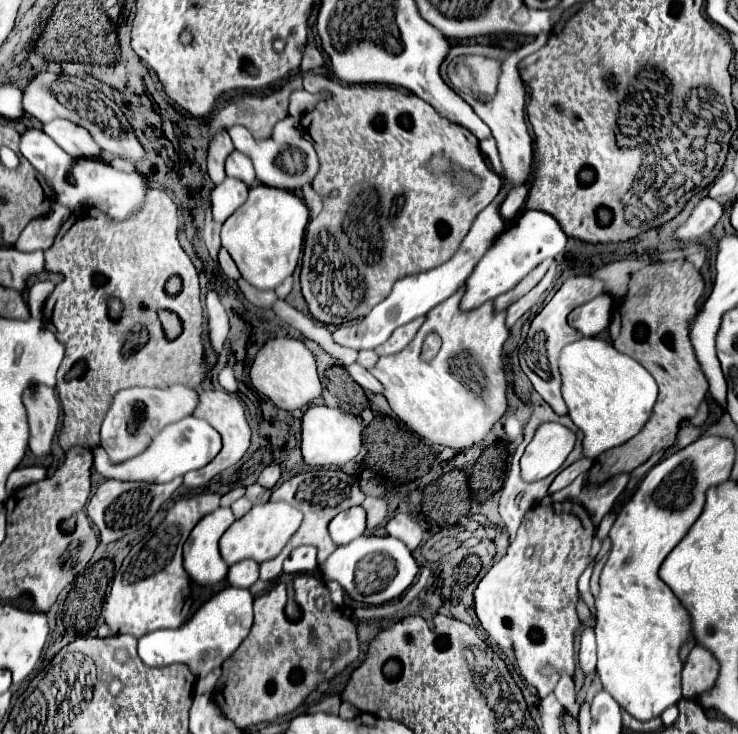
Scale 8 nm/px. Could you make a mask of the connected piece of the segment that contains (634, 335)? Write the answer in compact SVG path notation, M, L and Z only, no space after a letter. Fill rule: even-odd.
M684 259L670 263L654 263L638 271L630 279L630 291L620 307L622 331L620 337L614 341L614 347L620 353L636 359L642 367L646 367L656 379L660 393L654 411L642 431L624 445L604 451L594 461L592 469L588 471L588 481L592 485L602 485L618 473L632 473L650 455L668 449L676 439L680 423L684 419L690 419L696 413L700 401L706 399L708 383L700 373L700 365L688 341L688 323L698 313L698 301L702 293L702 275Z

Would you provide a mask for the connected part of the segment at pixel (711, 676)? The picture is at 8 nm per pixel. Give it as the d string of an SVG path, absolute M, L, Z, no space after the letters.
M696 645L690 651L690 655L684 663L684 669L682 669L684 699L696 699L700 693L708 691L718 677L718 669L720 669L720 665L714 659L714 655L708 649Z

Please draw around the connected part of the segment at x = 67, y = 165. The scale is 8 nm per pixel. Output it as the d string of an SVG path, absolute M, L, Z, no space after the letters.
M26 131L26 135L20 139L20 153L32 163L36 171L44 175L46 183L54 189L56 199L72 211L82 207L98 207L112 219L124 221L128 215L136 213L144 201L146 181L142 175L116 171L98 159L72 159L44 131Z

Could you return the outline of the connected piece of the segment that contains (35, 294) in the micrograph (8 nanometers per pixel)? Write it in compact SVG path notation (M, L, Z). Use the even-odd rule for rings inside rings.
M42 281L42 283L34 283L28 291L28 309L32 313L34 319L40 319L42 317L42 307L44 307L44 301L48 299L48 295L52 293L54 285L48 283L48 281Z

